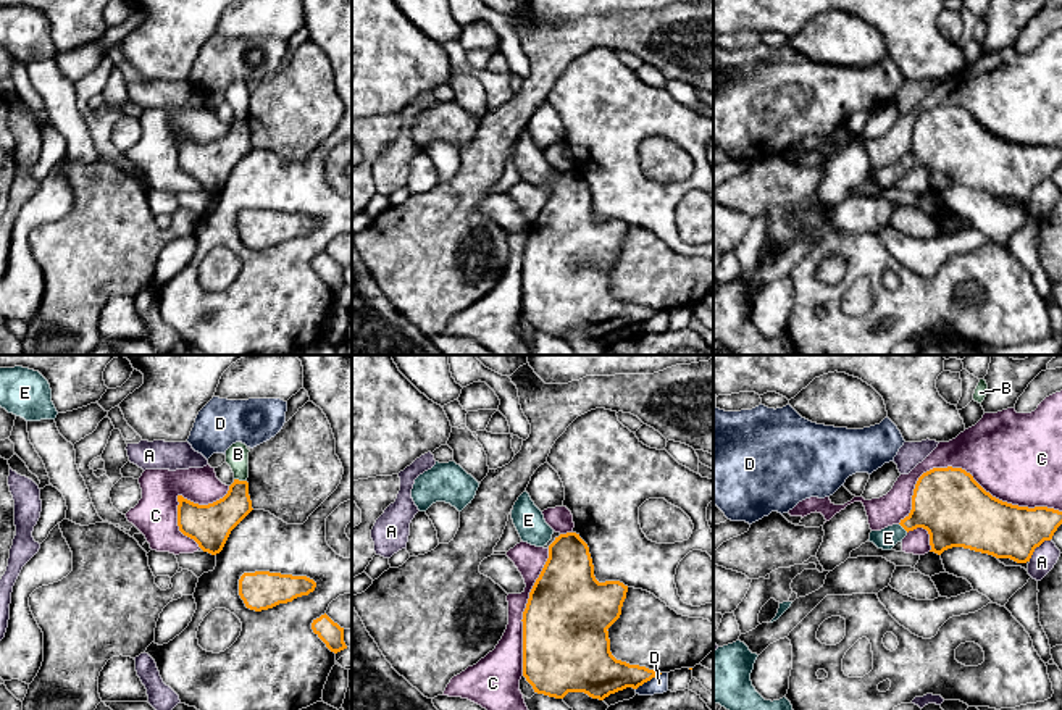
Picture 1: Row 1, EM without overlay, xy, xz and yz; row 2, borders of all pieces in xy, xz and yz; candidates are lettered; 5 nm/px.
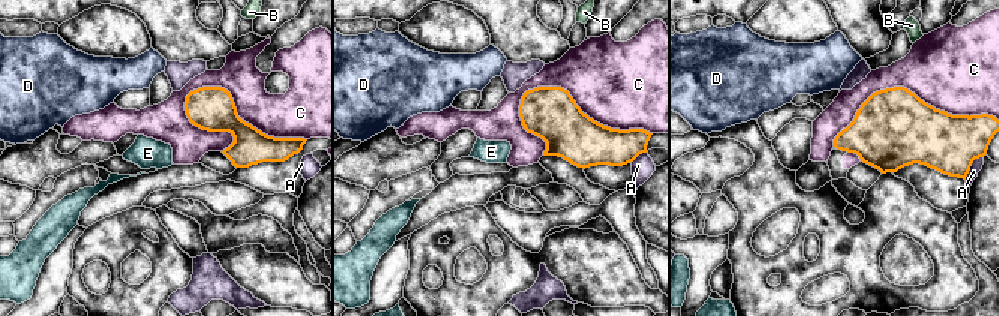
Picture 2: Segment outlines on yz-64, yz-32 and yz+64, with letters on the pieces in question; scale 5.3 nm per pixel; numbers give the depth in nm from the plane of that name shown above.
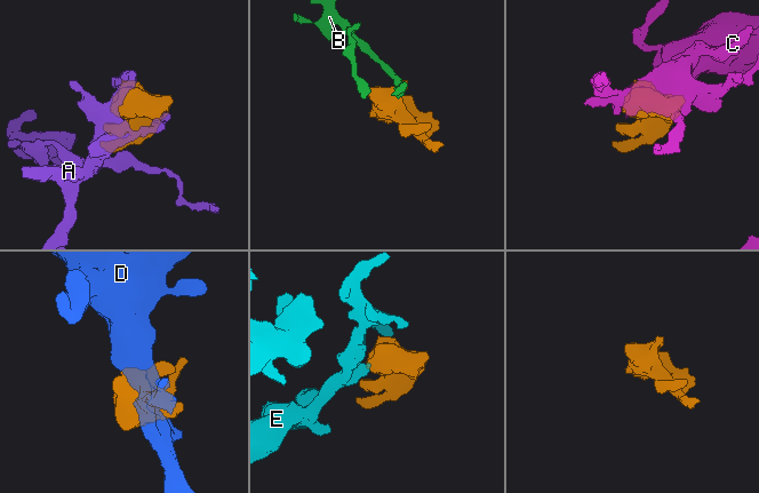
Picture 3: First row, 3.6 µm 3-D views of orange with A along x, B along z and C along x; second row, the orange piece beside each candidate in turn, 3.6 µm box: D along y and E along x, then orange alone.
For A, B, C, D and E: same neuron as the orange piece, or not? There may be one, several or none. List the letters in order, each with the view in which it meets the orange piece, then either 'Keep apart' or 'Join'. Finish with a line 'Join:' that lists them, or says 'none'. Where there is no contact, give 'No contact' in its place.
A: Touches orange in yz. Keep apart
B: Touches orange in xy. Keep apart
C: Touches orange in yz. Keep apart
D: Touches orange in xz. Keep apart
E: Touches orange in yz. Join
Join: E

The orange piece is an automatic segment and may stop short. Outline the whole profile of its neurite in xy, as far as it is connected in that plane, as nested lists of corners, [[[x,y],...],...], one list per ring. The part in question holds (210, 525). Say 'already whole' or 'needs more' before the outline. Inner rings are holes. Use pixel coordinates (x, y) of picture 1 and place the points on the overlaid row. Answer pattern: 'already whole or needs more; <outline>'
already whole; [[[239,479],[213,503],[199,505],[182,495],[178,495],[178,502],[179,531],[211,555],[223,550],[231,531],[253,510],[249,482]]]

